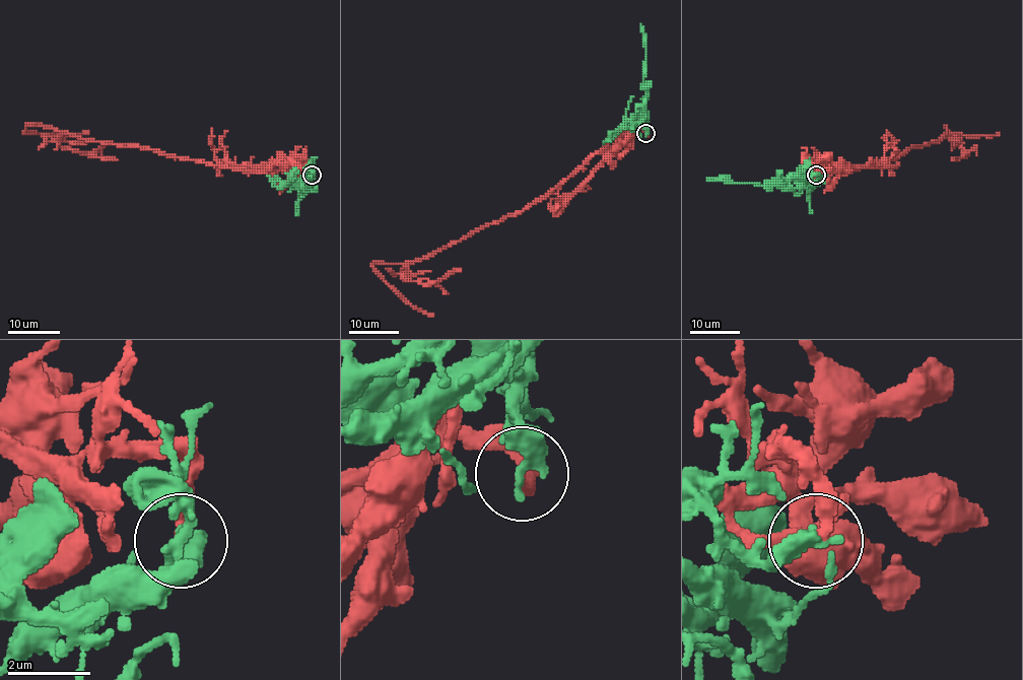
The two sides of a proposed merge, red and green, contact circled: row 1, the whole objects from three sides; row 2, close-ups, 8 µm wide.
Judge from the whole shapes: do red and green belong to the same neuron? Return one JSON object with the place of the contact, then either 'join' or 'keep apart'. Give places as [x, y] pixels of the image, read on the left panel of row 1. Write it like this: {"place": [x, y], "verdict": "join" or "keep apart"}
{"place": [312, 175], "verdict": "join"}

